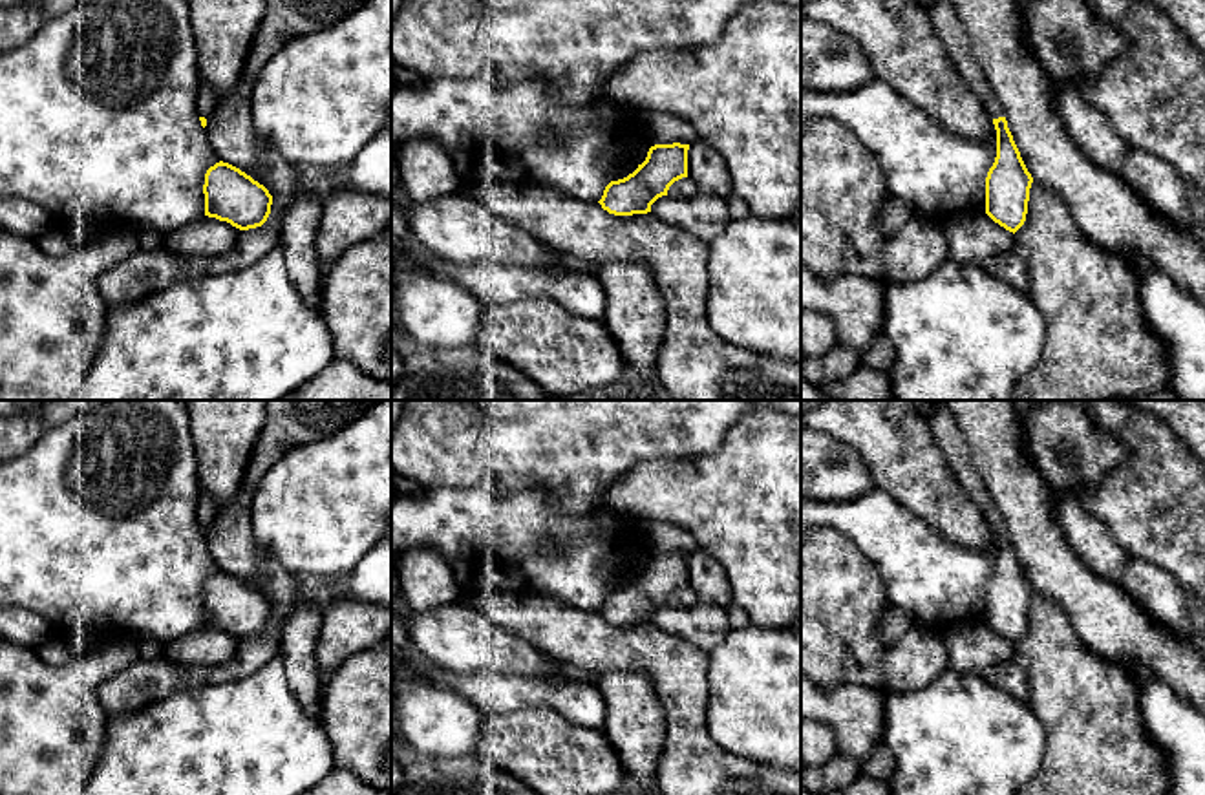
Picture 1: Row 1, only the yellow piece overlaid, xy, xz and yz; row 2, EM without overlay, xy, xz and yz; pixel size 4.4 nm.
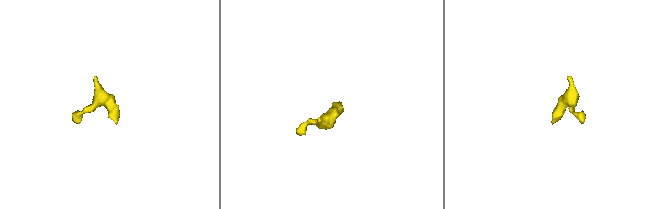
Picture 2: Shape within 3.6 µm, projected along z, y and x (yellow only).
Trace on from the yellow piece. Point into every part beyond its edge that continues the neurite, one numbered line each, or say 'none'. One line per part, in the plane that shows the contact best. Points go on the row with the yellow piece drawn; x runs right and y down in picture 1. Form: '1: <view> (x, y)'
1: yz (944, 19)

